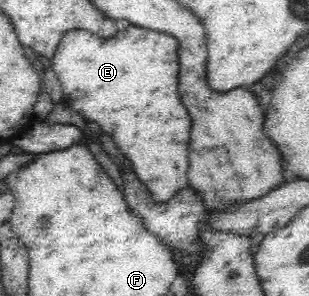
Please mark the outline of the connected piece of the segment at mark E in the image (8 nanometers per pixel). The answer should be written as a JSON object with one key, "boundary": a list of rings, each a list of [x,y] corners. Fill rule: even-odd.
{"boundary":[[[132,25],[112,39],[98,39],[90,31],[70,31],[64,35],[52,59],[52,69],[58,73],[62,83],[62,99],[80,115],[96,121],[106,133],[116,139],[116,145],[130,159],[136,175],[144,181],[145,189],[152,194],[152,201],[170,203],[188,185],[188,139],[192,121],[184,103],[180,101],[176,87],[176,71],[180,71],[180,63],[176,63],[178,43],[166,35],[168,34]]]}

